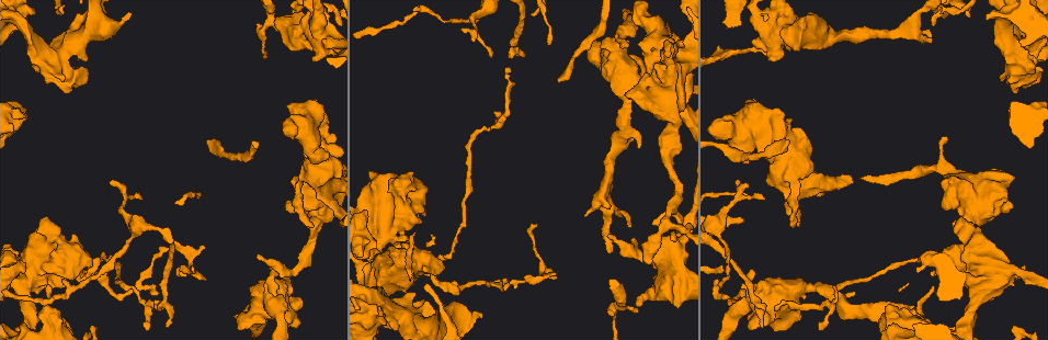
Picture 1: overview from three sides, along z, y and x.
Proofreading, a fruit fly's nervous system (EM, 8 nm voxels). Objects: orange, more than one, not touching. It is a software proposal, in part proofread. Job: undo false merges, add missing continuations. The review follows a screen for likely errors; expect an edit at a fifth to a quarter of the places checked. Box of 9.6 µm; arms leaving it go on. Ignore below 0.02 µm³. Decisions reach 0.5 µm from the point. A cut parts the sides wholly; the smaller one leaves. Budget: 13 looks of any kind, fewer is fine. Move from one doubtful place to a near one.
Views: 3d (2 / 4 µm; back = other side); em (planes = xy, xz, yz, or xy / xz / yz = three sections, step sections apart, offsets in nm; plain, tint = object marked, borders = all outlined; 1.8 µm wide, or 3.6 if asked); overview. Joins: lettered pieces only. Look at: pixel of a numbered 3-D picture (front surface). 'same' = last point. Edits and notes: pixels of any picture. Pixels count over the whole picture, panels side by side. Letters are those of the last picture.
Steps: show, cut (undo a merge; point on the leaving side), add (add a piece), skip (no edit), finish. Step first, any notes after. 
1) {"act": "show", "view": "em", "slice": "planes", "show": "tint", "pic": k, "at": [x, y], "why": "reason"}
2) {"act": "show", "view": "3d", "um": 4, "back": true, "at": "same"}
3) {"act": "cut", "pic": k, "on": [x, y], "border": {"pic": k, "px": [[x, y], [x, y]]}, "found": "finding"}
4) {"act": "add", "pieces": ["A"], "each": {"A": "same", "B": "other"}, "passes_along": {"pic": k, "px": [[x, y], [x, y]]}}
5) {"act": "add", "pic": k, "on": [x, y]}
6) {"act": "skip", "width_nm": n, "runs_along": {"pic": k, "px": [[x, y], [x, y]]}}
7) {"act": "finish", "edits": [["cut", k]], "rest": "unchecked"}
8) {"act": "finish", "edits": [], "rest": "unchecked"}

{"act": "show", "view": "em", "um": 3.6, "slice": "planes", "show": "borders", "pic": 1, "at": [785, 33], "why": "free end"}

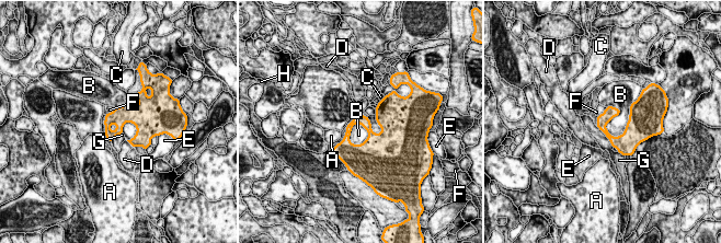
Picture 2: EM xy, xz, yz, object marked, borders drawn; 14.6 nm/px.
{"act": "skip", "each": {"A": "other", "B": "other", "C": "other", "D": "other", "E": "other", "F": "other", "G": "other", "H": "other"}, "runs_along": {"pic": 2, "px": [[392, 122], [366, 149], [340, 146]]}, "found": "none of them fits"}

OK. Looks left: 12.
{"act": "show", "view": "em", "slice": "xy", "step": 16, "show": "tint", "pic": 1, "at": [762, 156], "why": "thin neck"}

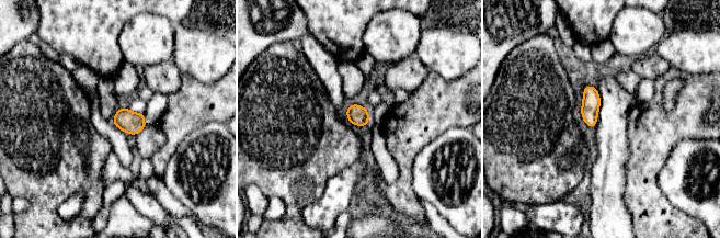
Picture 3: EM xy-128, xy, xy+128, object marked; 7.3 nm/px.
{"act": "show", "view": "em", "slice": "planes", "show": "borders", "at": "same"}

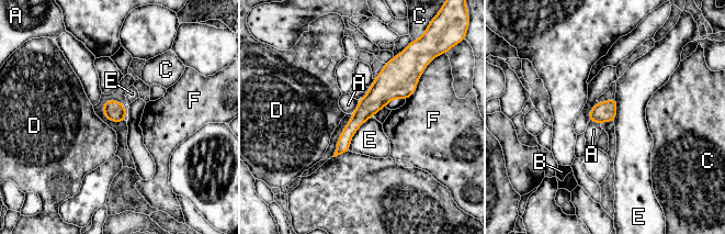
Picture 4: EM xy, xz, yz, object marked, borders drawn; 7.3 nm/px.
{"act": "skip", "longest_contact_nm": ["E", 320], "each": {"A": "other", "B": "other", "C": "other", "D": "other", "E": "other", "F": "other"}, "runs_along": {"pic": 4, "px": [[396, 60], [396, 77], [338, 152]]}, "found": "one cell here"}

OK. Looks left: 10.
{"act": "show", "view": "3d", "um": 4, "pic": 1, "at": [586, 216], "why": "branch stops here"}

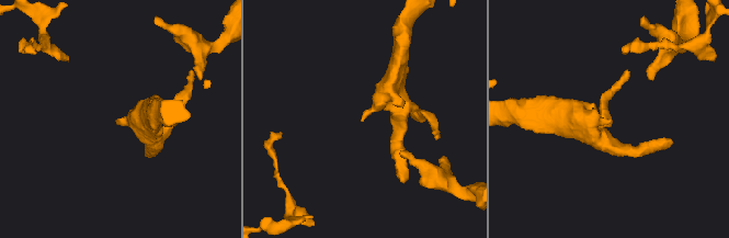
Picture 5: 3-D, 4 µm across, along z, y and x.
{"act": "show", "view": "em", "slice": "xz", "step": 4, "show": "tint", "pic": 5, "at": [610, 122]}

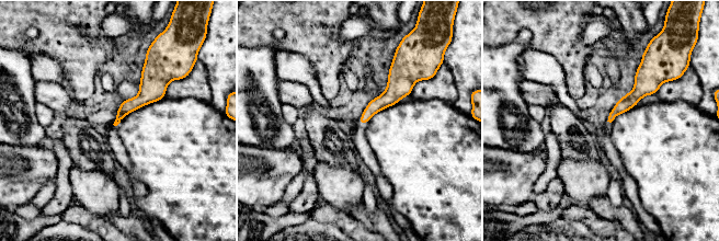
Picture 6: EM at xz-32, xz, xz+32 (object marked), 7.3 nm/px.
{"act": "show", "view": "em", "slice": "xz", "step": 4, "show": "borders", "at": "same", "why": "see the neighbours"}

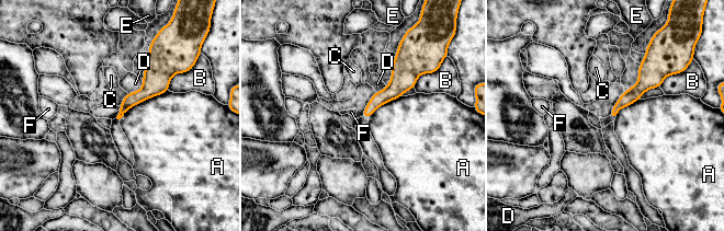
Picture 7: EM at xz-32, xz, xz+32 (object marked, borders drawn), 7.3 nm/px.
{"act": "skip", "each": {"A": "other", "B": "other", "C": "other", "D": "other", "E": "other", "F": "other"}, "border": {"pic": 7, "px": [[120, 106], [120, 112], [115, 117]]}, "found": "none of them fits"}

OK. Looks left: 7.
{"act": "show", "view": "3d", "um": 4, "pic": 1, "at": [204, 247], "why": "free end"}

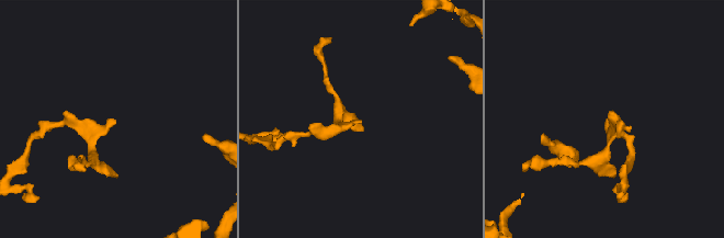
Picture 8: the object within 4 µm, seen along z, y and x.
{"act": "show", "view": "em", "slice": "yz", "step": 16, "show": "tint", "pic": 8, "at": [112, 122], "why": "need the tissue"}

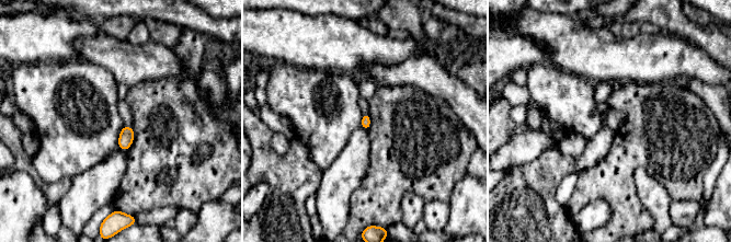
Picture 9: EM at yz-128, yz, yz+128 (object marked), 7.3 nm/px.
{"act": "show", "view": "em", "slice": "yz", "step": 16, "show": "borders", "at": "same"}

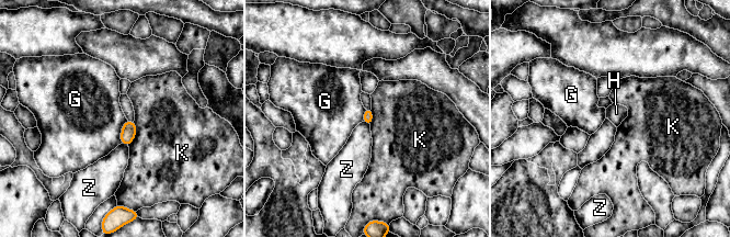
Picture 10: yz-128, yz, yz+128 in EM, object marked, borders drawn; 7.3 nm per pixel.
{"act": "skip", "each": {"G": "other", "H": "other", "K": "other", "Z": "other"}, "border": {"pic": 10, "px": [[127, 120], [121, 132], [121, 143]]}, "found": "no lettered piece goes on from it"}

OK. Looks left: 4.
{"act": "show", "view": "3d", "um": 4, "pic": 1, "at": [76, 271], "why": "a narrow waist"}

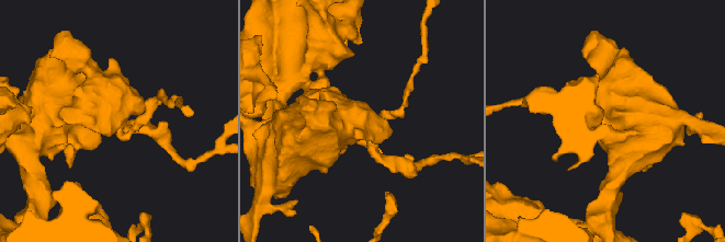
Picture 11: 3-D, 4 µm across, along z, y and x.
{"act": "show", "view": "em", "um": 3.6, "slice": "planes", "show": "plain", "pic": 11, "at": [118, 117], "why": "need the tissue"}

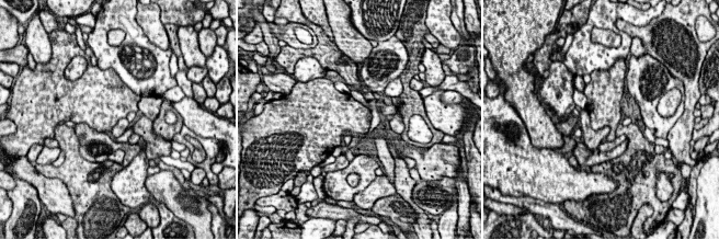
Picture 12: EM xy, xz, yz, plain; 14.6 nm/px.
{"act": "show", "view": "em", "um": 3.6, "slice": "planes", "show": "borders", "at": "same", "why": "what lies round it"}

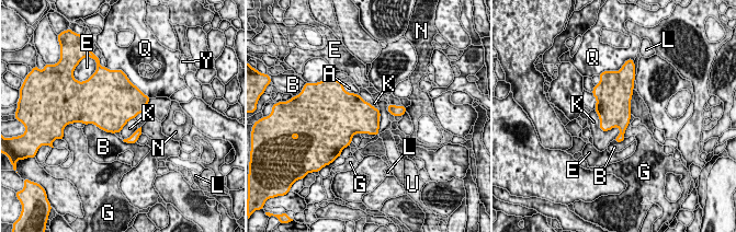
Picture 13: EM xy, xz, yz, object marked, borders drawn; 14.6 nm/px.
{"act": "skip", "longest_contact_nm": ["K", 550], "each": {"A": "other", "B": "other", "E": "other", "G": "other", "K": "other", "L": "other", "N": "other", "Q": "other", "U": "other", "Y": "other"}, "border": {"pic": 13, "px": [[593, 109], [614, 140]]}, "found": "one cell here"}

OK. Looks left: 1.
{"act": "show", "view": "em", "slice": "planes", "show": "borders", "pic": 1, "at": [34, 10], "why": "free end"}

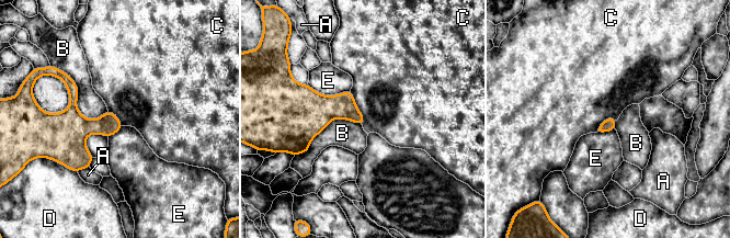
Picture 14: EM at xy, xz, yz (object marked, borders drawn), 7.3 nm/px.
{"act": "skip", "each": {"A": "other", "B": "other", "C": "other", "D": "other", "E": "other"}, "border": {"pic": 14, "px": [[350, 91], [363, 116], [363, 125]]}, "found": "none of them fits"}

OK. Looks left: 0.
{"act": "finish", "edits": [], "rest": "unchecked"}

